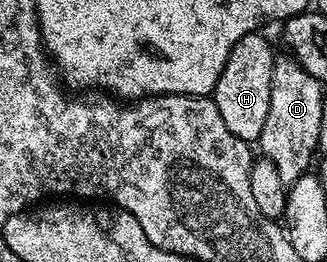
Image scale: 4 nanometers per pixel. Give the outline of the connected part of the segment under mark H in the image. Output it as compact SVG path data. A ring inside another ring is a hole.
M259 31L246 34L234 42L230 58L216 83L214 99L222 122L238 138L249 142L259 141L262 126L266 126L266 113L270 110L270 82L272 81L272 44Z

